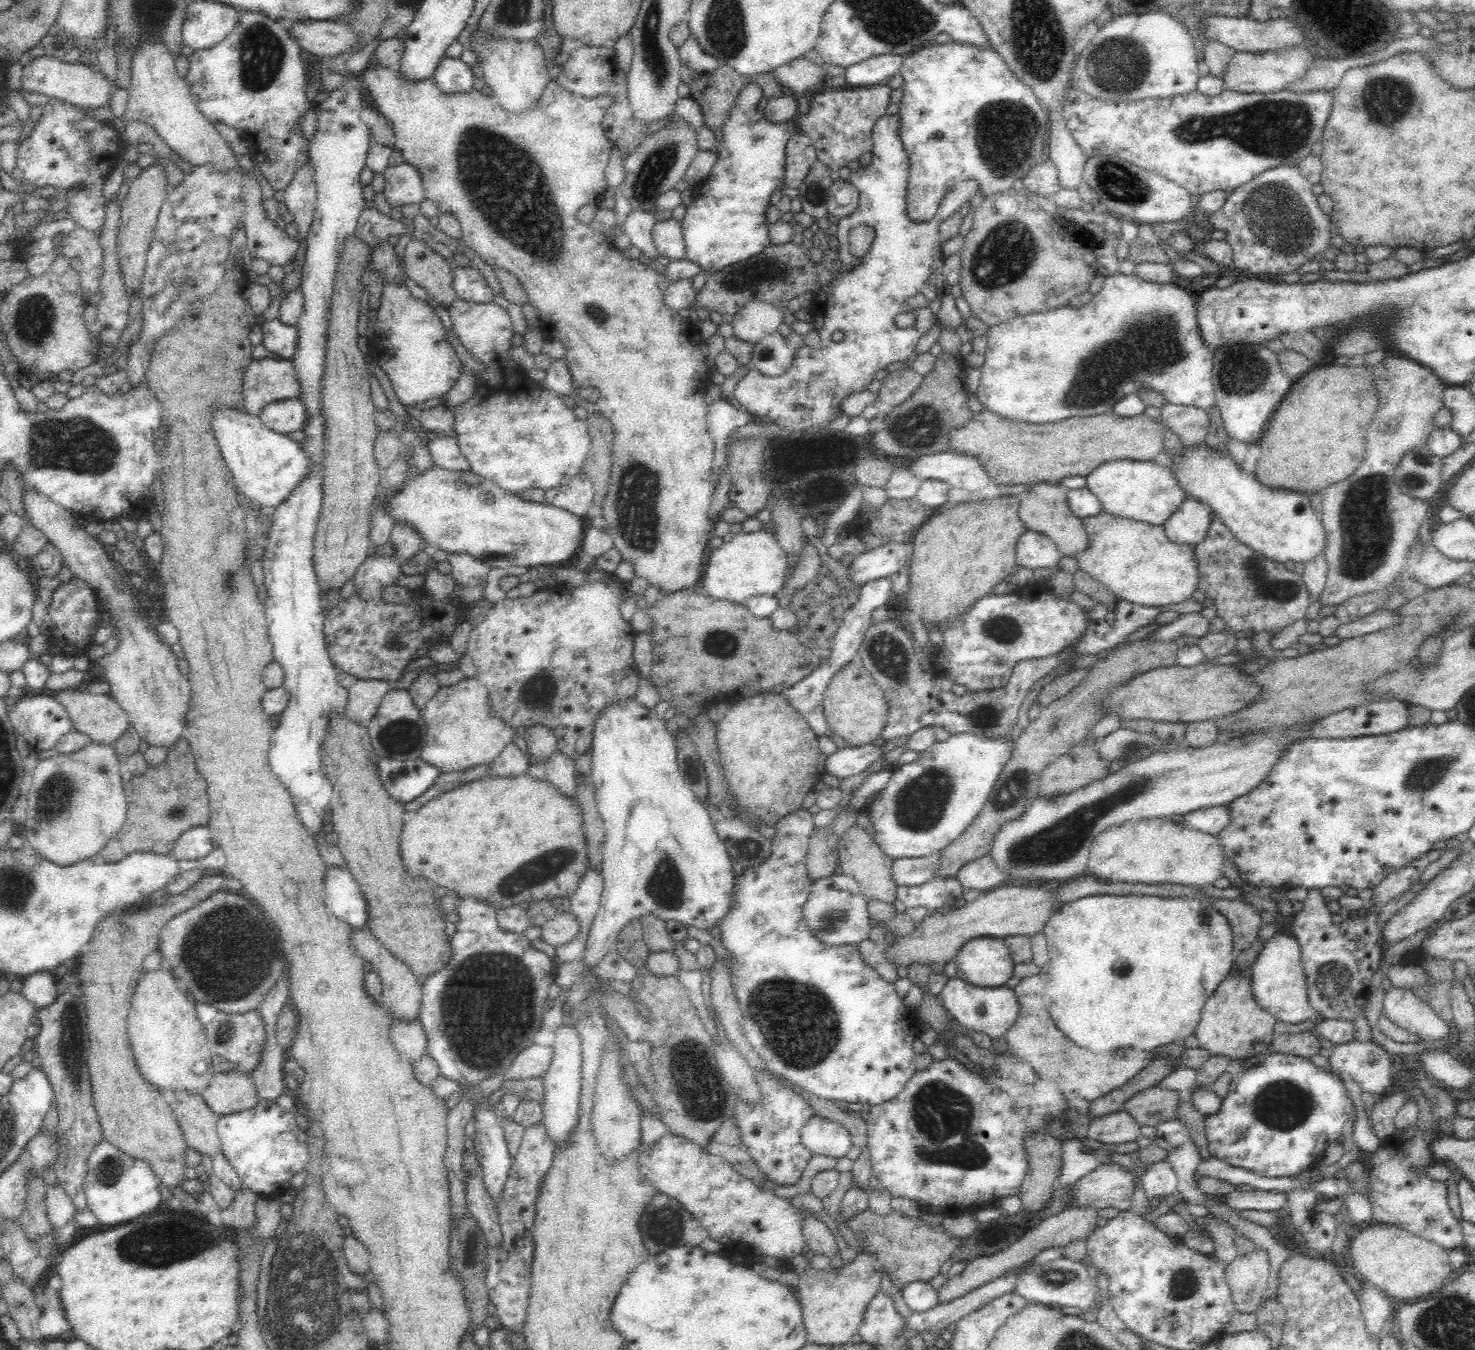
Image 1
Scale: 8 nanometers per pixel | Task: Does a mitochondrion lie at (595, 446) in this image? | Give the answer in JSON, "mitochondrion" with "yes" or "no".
{"mitochondrion":"no"}

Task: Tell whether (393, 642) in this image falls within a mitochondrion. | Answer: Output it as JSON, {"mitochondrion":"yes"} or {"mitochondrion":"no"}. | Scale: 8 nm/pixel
{"mitochondrion":"yes"}

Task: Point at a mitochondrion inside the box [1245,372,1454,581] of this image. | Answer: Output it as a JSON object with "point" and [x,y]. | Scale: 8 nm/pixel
{"point":[1413,480]}

